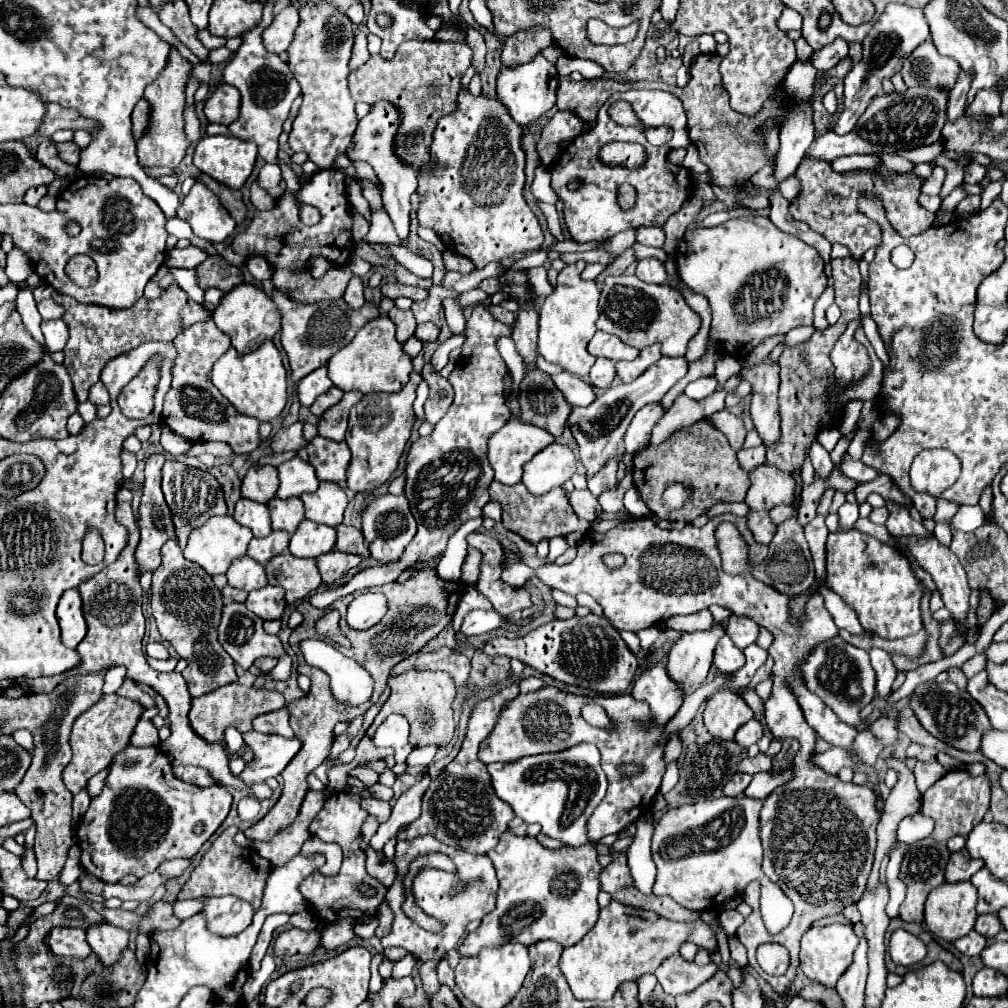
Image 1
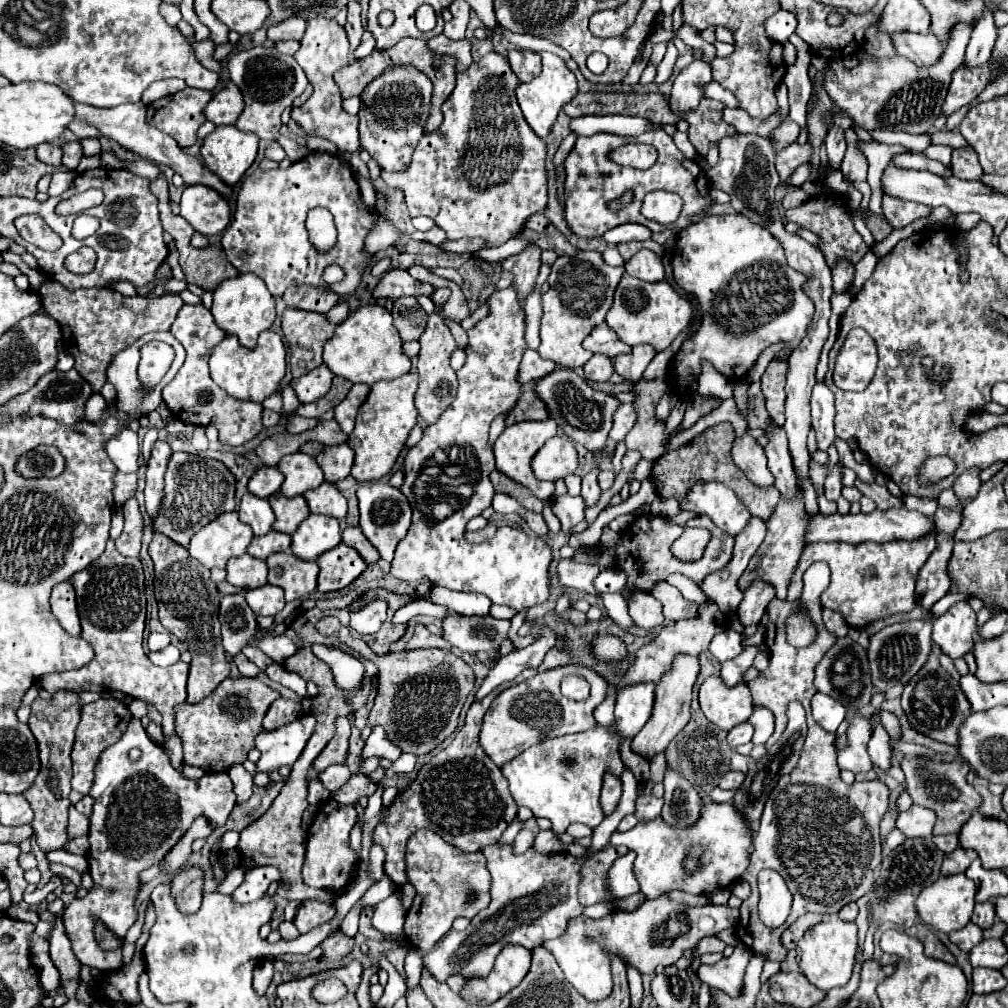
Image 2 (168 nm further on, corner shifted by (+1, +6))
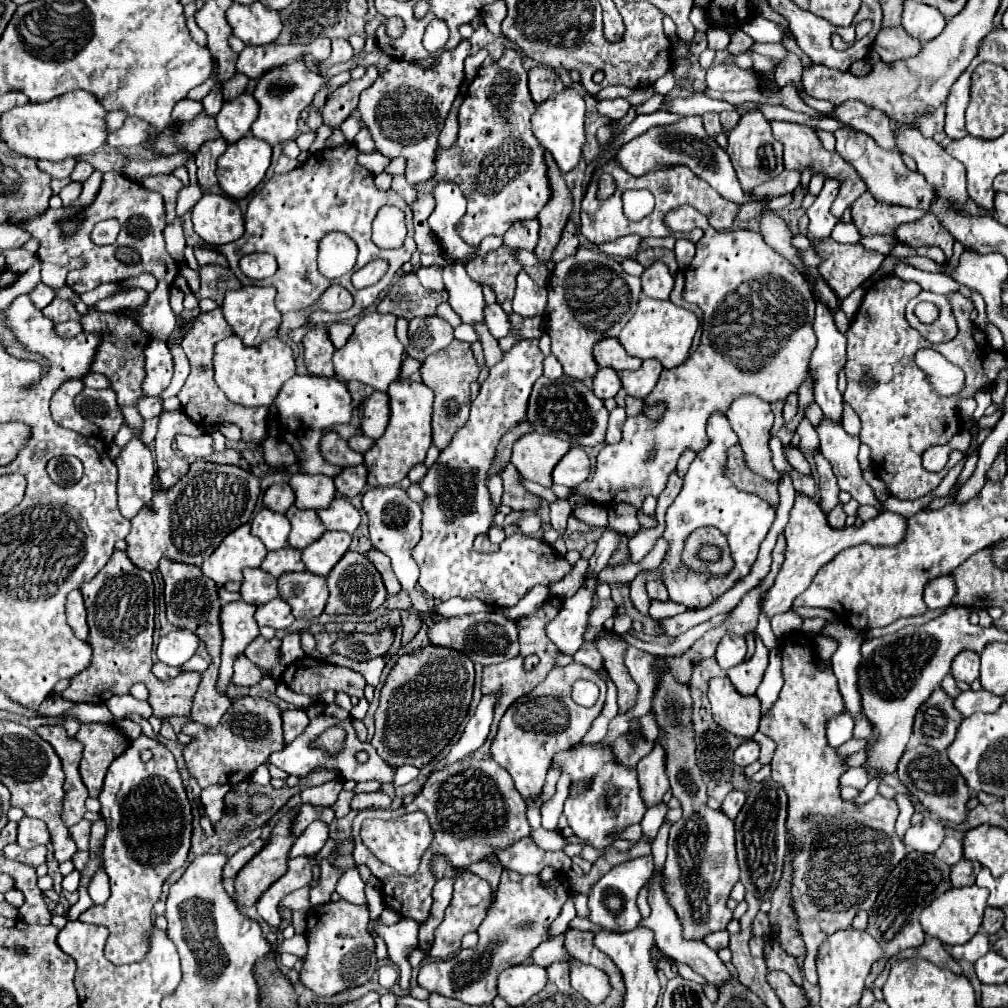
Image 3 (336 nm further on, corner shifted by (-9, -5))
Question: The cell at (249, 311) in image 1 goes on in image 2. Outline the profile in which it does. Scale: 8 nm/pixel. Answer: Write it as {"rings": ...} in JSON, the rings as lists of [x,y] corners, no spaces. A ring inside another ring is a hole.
{"rings":[[[253,273],[247,275],[237,275],[233,279],[223,281],[215,291],[213,291],[213,307],[211,313],[217,321],[217,325],[231,335],[239,337],[239,343],[247,349],[253,349],[257,343],[257,337],[261,331],[269,329],[275,321],[275,299],[269,293],[267,285],[255,277]]]}

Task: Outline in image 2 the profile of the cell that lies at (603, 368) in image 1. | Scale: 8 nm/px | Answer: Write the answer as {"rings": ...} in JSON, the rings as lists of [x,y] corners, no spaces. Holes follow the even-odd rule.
{"rings":[[[593,355],[591,361],[583,369],[585,369],[585,377],[589,381],[605,383],[613,375],[613,361],[609,357],[605,357],[605,355]]]}

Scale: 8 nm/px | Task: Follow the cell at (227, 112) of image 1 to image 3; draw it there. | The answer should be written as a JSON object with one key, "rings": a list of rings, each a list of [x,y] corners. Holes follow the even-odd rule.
{"rings":[[[241,94],[235,100],[223,104],[221,112],[215,116],[217,130],[231,144],[249,134],[251,124],[255,122],[259,106],[251,94]]]}

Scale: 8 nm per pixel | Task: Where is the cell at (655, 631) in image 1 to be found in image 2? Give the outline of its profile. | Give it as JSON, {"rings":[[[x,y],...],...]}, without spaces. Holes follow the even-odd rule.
{"rings":[[[603,593],[601,595],[601,601],[603,601],[603,607],[607,611],[607,615],[623,629],[629,629],[633,625],[629,613],[627,613],[627,601],[617,597],[617,593]]]}

